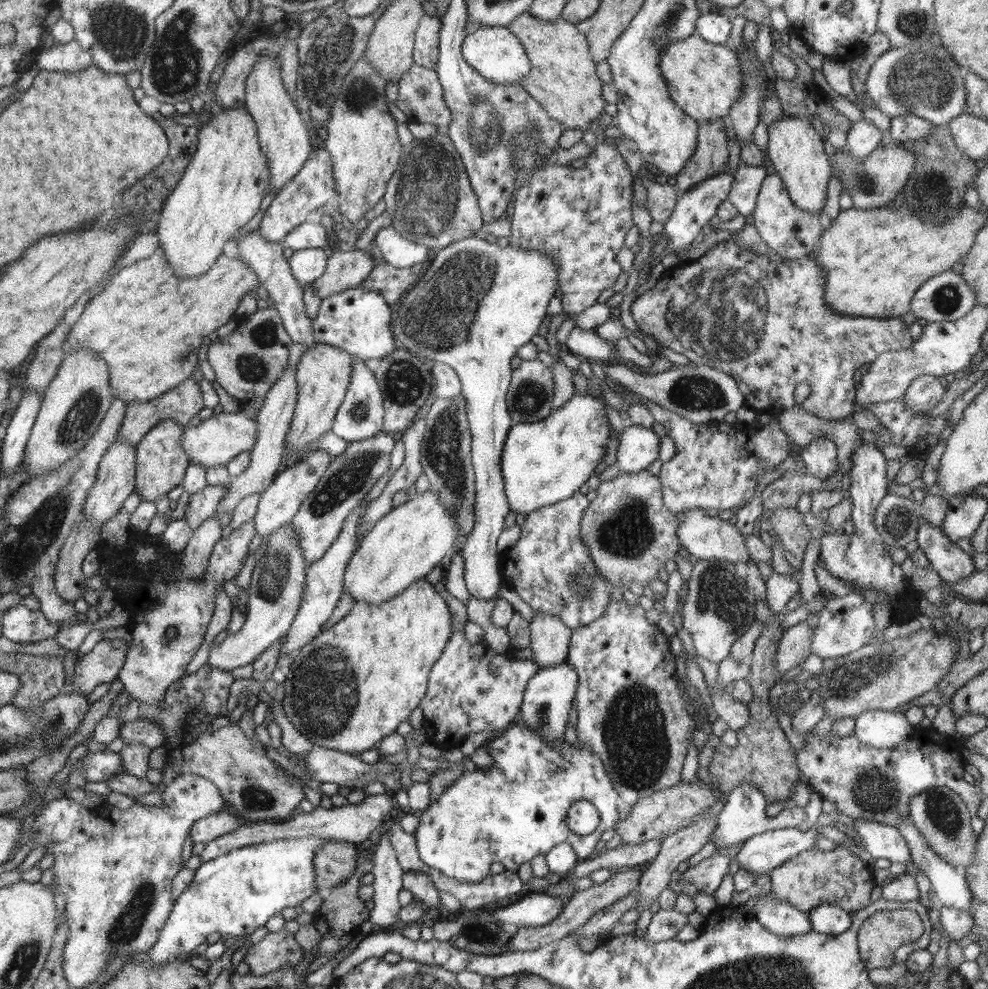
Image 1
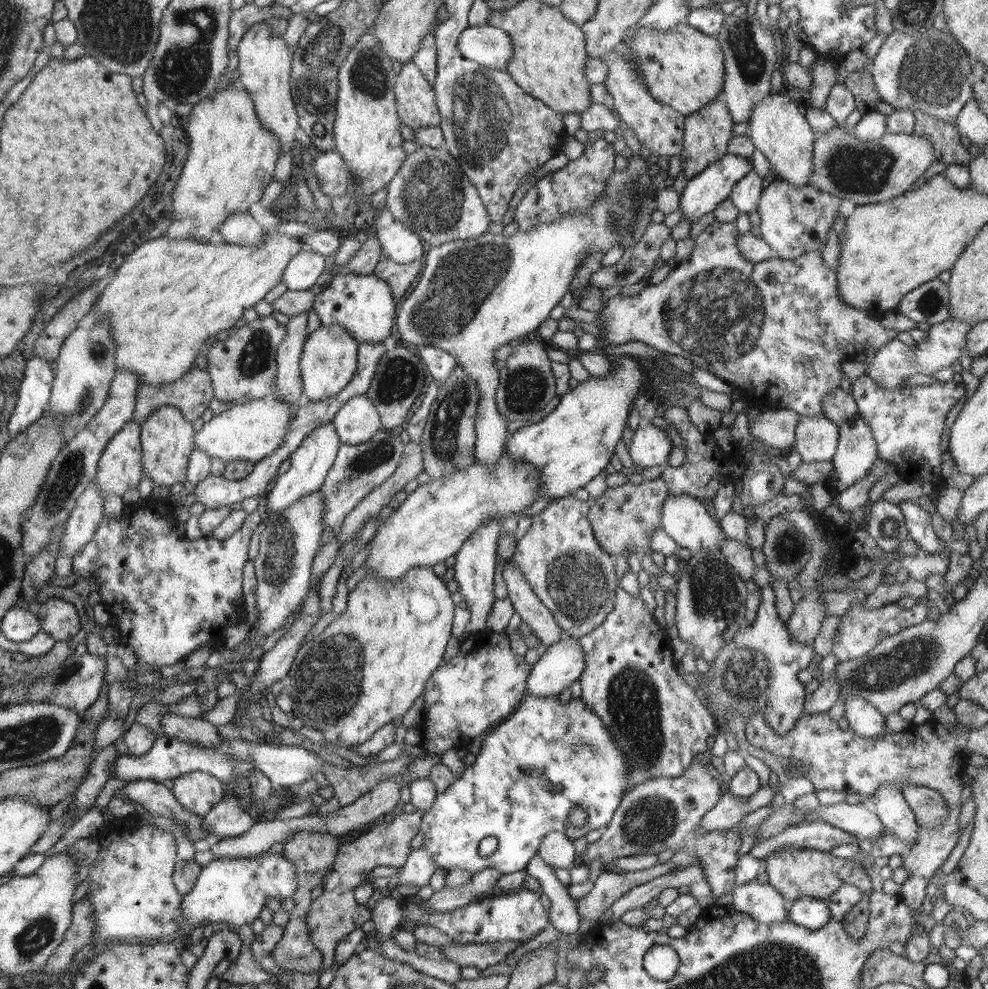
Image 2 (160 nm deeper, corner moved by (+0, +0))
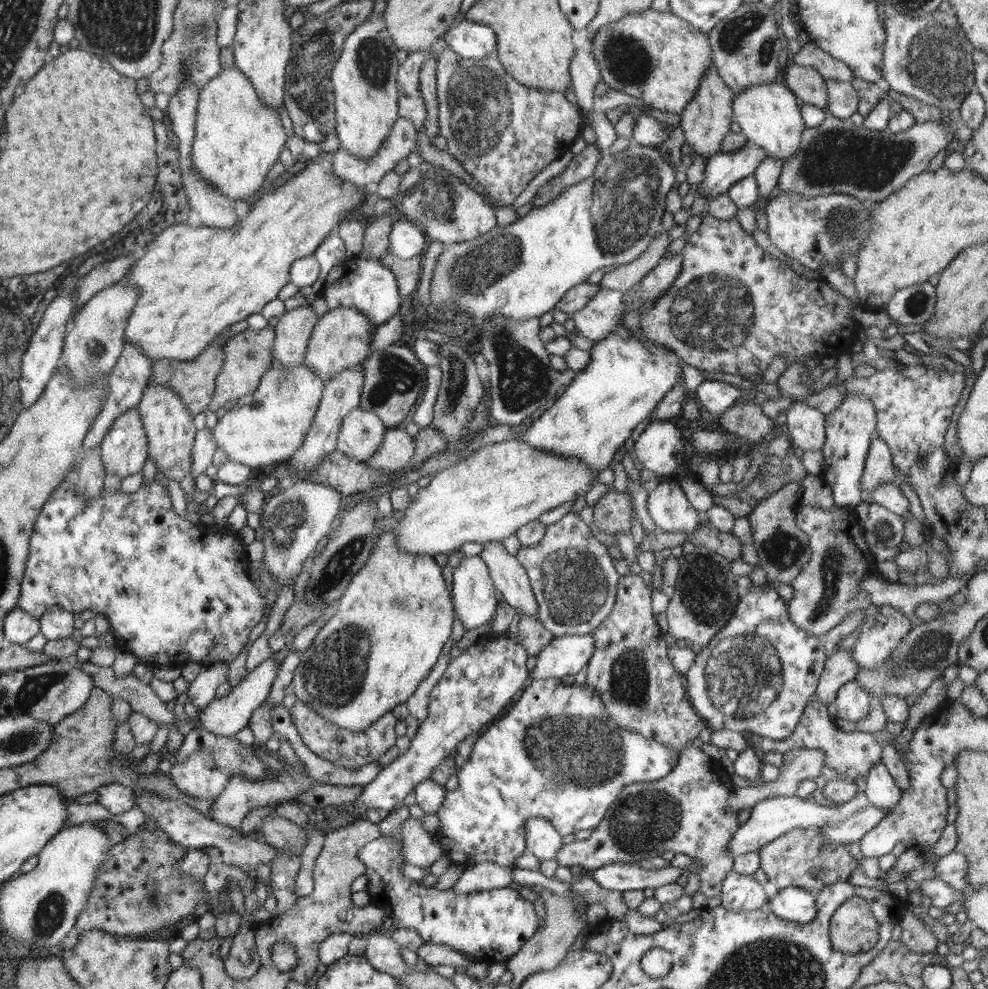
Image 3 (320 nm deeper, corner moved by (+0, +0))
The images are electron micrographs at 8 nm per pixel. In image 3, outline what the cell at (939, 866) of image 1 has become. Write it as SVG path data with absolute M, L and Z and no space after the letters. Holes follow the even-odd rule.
M882 762L874 764L866 776L865 795L869 804L877 806L886 815L893 814L893 808L899 804L903 791L894 783L889 771Z

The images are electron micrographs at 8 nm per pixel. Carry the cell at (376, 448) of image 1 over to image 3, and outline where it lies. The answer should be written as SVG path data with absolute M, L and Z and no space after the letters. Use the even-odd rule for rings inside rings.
M388 428L377 452L367 462L361 463L379 473L401 471L411 466L415 448L415 437L406 433L404 429Z

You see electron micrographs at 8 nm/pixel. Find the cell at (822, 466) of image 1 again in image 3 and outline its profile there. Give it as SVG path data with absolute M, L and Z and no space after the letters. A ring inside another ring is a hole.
M796 401L787 410L784 430L793 447L820 451L825 441L825 414L806 401Z

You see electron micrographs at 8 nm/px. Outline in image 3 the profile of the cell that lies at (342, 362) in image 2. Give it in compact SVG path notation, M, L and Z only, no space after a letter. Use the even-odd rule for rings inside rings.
M335 308L317 320L309 338L304 366L313 370L325 385L337 372L354 368L368 357L375 326L367 316L353 308Z

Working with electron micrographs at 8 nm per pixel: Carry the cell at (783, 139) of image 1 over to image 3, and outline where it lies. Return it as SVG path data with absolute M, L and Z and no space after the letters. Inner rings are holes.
M782 80L746 87L733 97L732 108L733 120L740 125L740 133L765 150L768 157L784 162L801 145L802 131L806 128L800 115L801 103Z

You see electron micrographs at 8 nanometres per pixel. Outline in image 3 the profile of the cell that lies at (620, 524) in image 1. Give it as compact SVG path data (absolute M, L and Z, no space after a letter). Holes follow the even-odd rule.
M611 490L593 505L593 518L596 526L606 534L630 533L632 509L630 494Z

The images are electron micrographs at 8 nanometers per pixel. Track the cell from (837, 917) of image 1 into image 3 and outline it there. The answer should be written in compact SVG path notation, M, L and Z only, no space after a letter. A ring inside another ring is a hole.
M784 887L783 889L779 889L773 898L769 898L767 906L780 918L807 923L816 916L817 906L815 900L815 892L810 892L800 887Z

